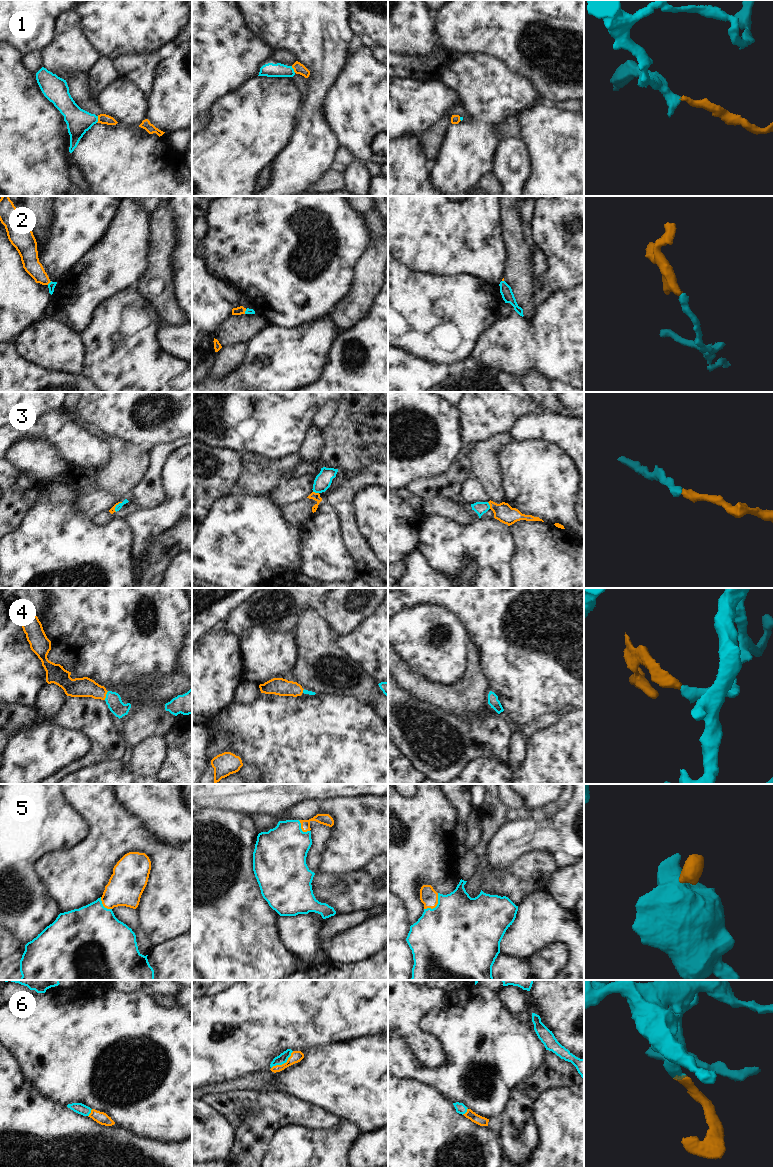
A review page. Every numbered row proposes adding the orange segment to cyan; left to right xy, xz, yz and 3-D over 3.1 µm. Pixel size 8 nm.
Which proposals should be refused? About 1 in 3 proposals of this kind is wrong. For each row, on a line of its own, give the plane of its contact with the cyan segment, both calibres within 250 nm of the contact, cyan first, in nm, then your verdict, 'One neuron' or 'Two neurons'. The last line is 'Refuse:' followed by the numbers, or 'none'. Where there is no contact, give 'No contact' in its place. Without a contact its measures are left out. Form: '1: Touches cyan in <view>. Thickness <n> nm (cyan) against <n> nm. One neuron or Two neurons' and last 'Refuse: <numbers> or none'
1: Touches cyan in xy. Thickness 200 nm (cyan) against 80 nm. One neuron
2: Touches cyan in xy. Thickness 60 nm (cyan) against 140 nm. One neuron
3: Touches cyan in yz. Thickness 100 nm (cyan) against 150 nm. One neuron
4: Touches cyan in xy. Thickness 120 nm (cyan) against 160 nm. One neuron
5: Touches cyan in yz. Thickness 500 nm (cyan) against 140 nm. One neuron
6: Touches cyan in xz. Thickness 80 nm (cyan) against 100 nm. One neuron
Refuse: none.

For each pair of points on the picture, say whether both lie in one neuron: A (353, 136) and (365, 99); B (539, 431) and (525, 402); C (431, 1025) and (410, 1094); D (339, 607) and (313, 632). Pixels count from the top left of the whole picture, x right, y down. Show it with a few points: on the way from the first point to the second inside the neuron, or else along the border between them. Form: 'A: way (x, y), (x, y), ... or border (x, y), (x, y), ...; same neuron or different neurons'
A: way (356, 127), (356, 112), (358, 108); same neuron
B: border (546, 412), (523, 415), (512, 428); different neurons
C: border (398, 1077), (414, 1078), (435, 1089); different neurons
D: border (325, 620), (336, 634); different neurons

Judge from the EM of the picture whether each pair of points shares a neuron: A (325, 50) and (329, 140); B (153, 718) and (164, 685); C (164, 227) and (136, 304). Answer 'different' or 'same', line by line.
A: same
B: same
C: different

